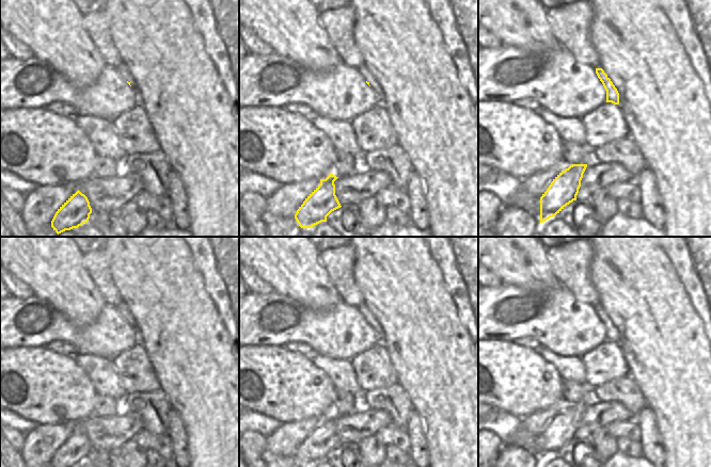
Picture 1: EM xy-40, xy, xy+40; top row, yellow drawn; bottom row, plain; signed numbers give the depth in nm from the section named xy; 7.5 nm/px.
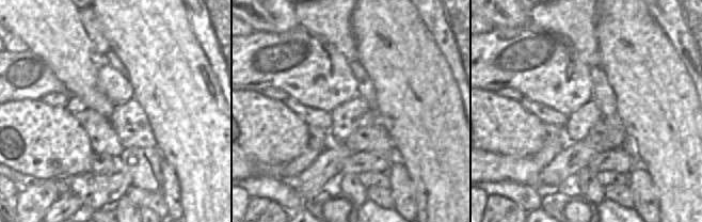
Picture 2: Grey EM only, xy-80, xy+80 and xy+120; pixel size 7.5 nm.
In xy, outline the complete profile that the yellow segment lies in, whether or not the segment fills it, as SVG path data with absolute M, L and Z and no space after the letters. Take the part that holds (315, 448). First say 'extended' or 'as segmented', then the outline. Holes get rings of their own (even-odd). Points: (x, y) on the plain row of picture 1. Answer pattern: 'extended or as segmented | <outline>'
as segmented | M330 412L326 418L320 418L320 423L299 446L295 457L301 467L311 467L321 461L327 461L327 455L342 446L335 434L334 420L337 417Z

